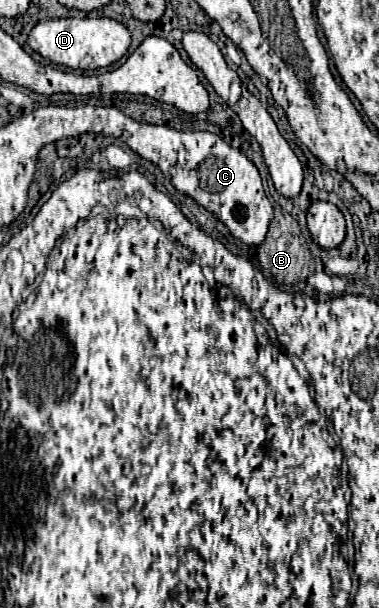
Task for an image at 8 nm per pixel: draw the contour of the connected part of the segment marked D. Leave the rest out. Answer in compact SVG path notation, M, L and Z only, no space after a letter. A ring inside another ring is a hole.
M109 17L47 19L47 21L39 21L31 29L31 33L27 37L27 45L55 65L65 65L65 67L77 69L79 63L89 55L89 57L93 57L95 67L109 67L111 63L119 61L127 53L127 49L131 45L131 35L123 23L109 19Z

